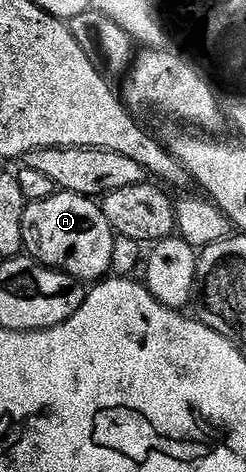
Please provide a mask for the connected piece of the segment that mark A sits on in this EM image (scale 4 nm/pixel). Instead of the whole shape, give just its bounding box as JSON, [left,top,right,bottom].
[23,189,114,285]

